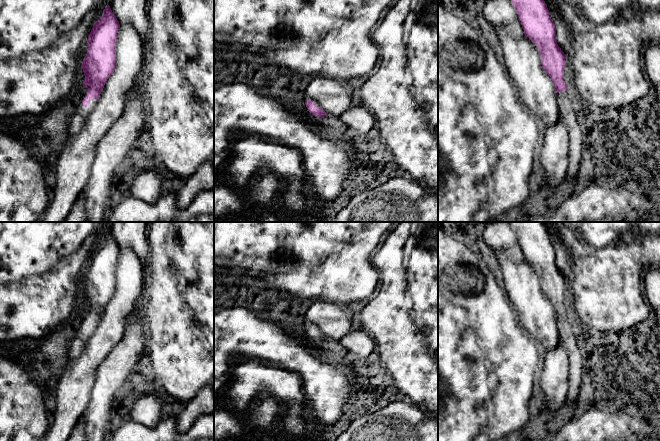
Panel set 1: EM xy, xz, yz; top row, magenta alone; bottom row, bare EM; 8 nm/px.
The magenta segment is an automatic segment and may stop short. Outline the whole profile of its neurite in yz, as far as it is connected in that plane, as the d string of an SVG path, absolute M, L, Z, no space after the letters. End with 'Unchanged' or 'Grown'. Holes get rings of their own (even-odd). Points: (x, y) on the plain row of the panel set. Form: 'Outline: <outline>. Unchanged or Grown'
Outline: M509 222L515 231L524 258L536 268L541 288L552 302L560 337L569 358L567 402L574 404L580 391L584 360L577 343L577 329L564 305L565 278L557 268L556 253L543 222Z. Grown

